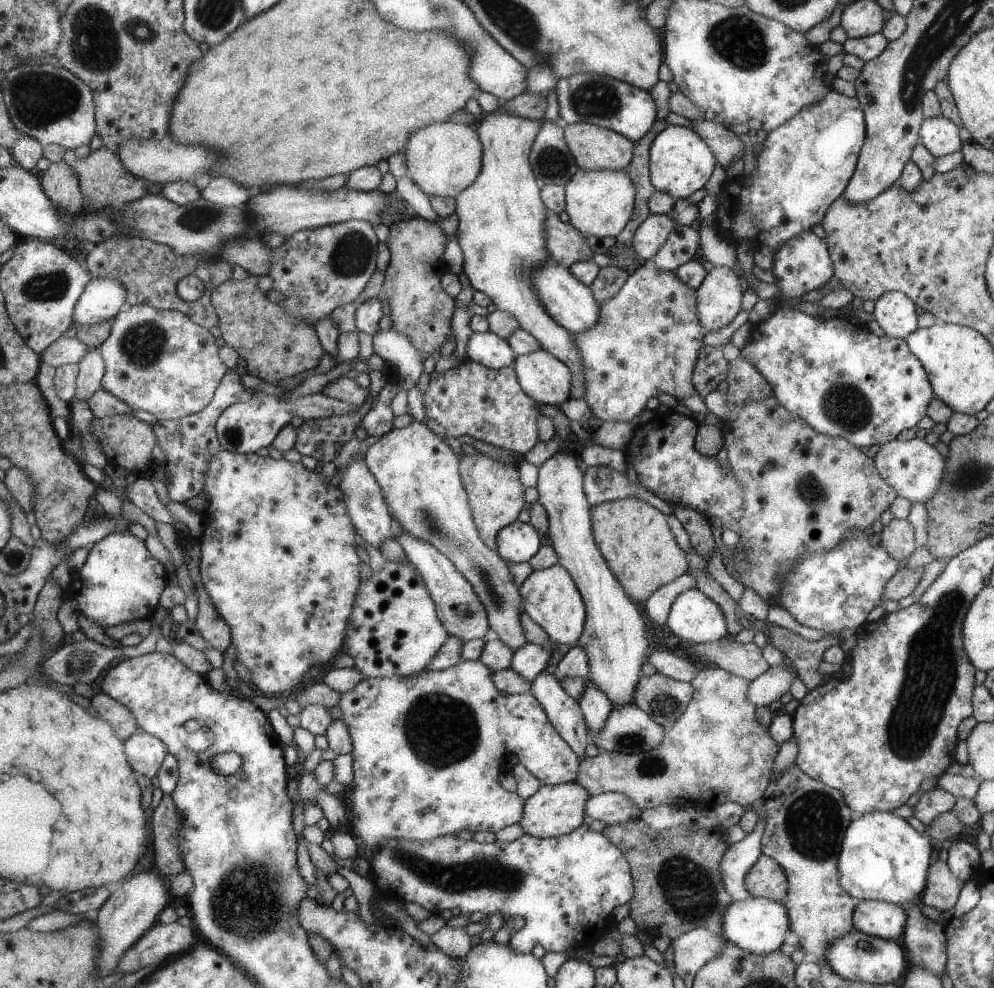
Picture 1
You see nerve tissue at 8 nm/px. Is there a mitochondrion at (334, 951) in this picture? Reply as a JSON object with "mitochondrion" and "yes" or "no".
{"mitochondrion":"no"}

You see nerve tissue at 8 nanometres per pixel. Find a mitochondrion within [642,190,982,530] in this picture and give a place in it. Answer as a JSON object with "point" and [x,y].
{"point":[845,405]}

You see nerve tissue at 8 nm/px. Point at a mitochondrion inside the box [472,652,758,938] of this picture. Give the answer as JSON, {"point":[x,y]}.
{"point":[687,886]}

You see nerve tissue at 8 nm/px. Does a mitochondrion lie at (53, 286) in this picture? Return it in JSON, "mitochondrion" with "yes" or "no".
{"mitochondrion":"yes"}

